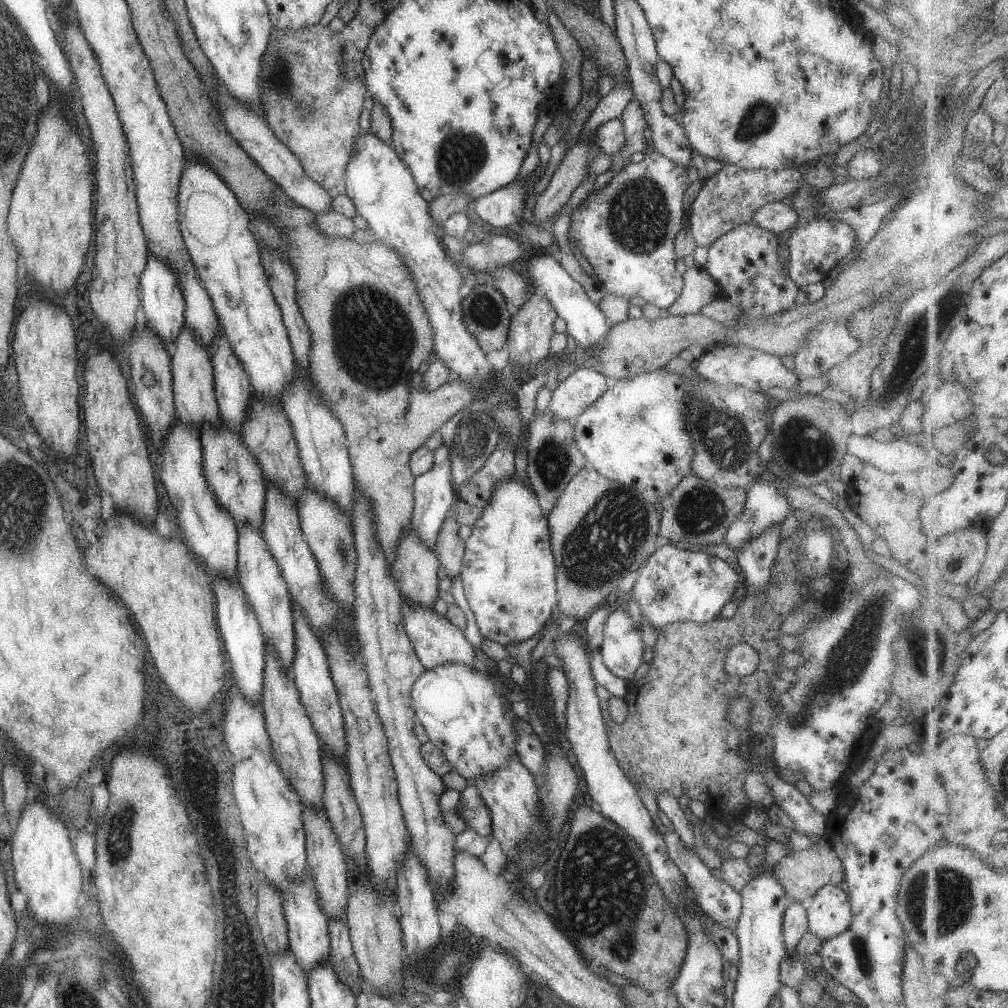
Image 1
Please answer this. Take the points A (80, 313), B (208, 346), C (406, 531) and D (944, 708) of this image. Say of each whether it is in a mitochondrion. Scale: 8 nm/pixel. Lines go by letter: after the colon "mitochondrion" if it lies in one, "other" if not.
A: other
B: other
C: other
D: other

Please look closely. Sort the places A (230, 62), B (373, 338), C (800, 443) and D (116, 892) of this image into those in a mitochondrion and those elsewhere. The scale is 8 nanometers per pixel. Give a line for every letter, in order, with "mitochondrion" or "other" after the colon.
A: other
B: mitochondrion
C: mitochondrion
D: other

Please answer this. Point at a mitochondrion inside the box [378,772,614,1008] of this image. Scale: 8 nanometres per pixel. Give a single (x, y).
(452, 960)

